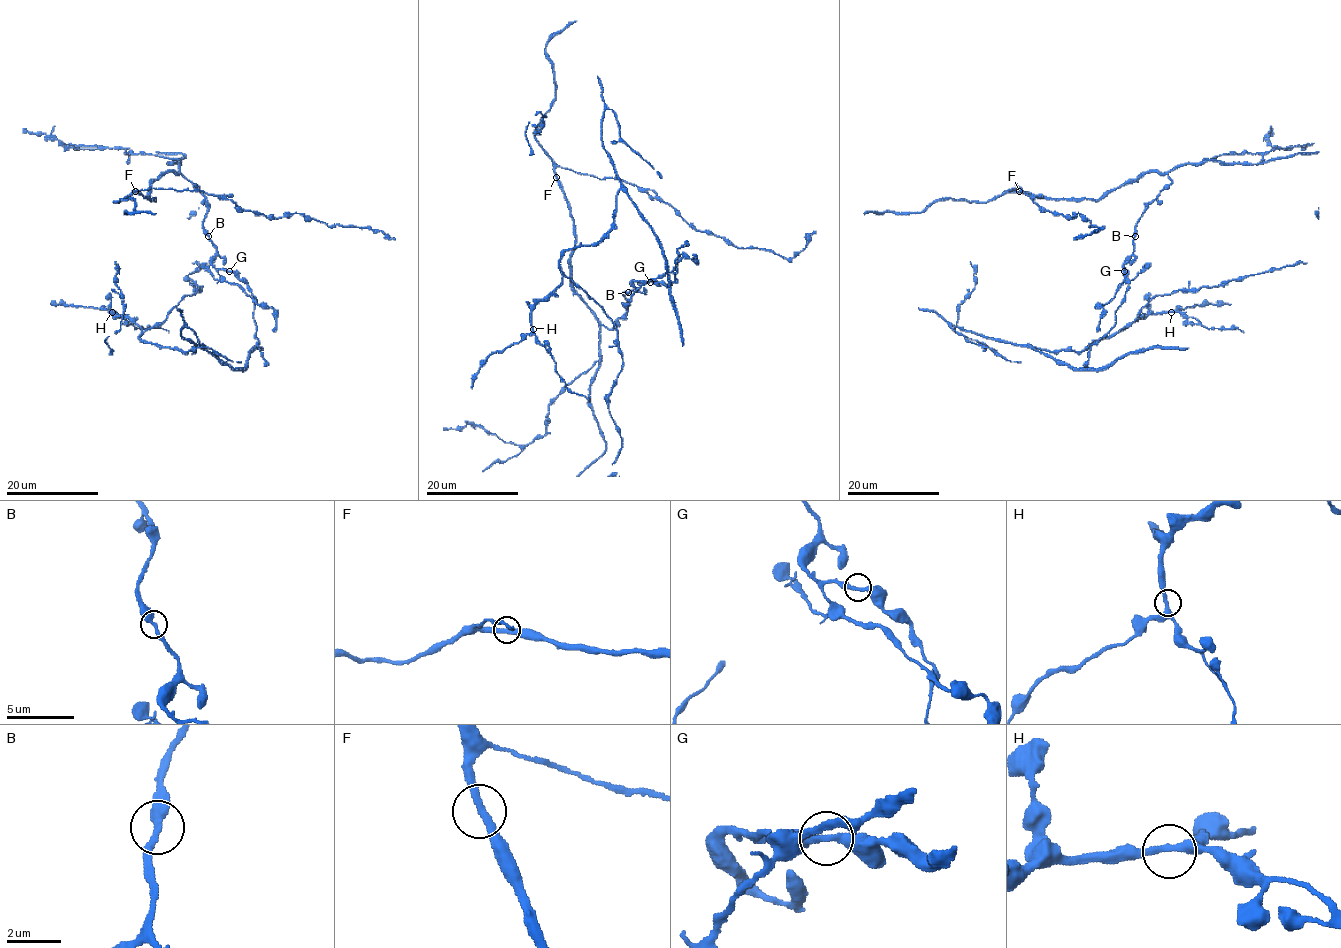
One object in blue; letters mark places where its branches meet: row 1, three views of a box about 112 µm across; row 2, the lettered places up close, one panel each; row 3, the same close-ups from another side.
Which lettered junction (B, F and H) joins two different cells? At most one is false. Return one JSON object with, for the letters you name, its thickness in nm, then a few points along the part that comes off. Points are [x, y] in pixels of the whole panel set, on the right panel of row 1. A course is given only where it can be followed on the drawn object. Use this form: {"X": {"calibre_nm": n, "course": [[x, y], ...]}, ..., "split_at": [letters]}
{"split_at": []}

